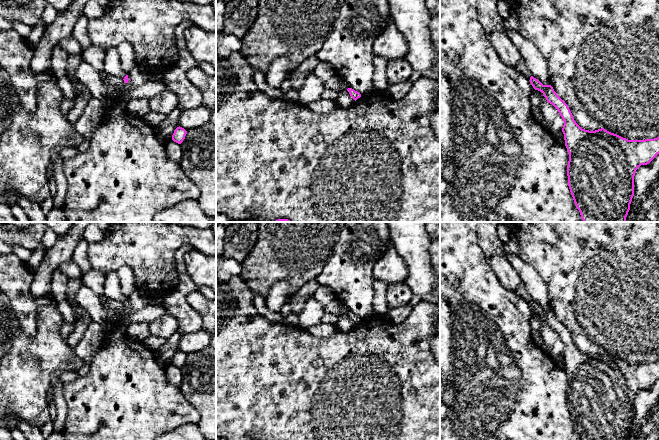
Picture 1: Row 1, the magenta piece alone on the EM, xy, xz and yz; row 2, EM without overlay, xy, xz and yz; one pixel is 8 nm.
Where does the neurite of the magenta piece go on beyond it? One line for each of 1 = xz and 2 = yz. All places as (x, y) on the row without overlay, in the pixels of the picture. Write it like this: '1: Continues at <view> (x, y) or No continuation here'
1: No continuation here
2: No continuation here

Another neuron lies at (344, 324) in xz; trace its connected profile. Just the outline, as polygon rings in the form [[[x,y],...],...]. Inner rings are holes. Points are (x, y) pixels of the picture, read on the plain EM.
[[[347,314],[338,317],[336,328],[340,332],[348,332],[354,328],[355,324],[350,320]]]

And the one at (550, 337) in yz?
[[[533,310],[532,317],[536,319],[541,325],[542,338],[549,349],[549,354],[551,356],[562,354],[564,345],[558,334],[552,328],[547,326],[542,316],[535,314]]]

